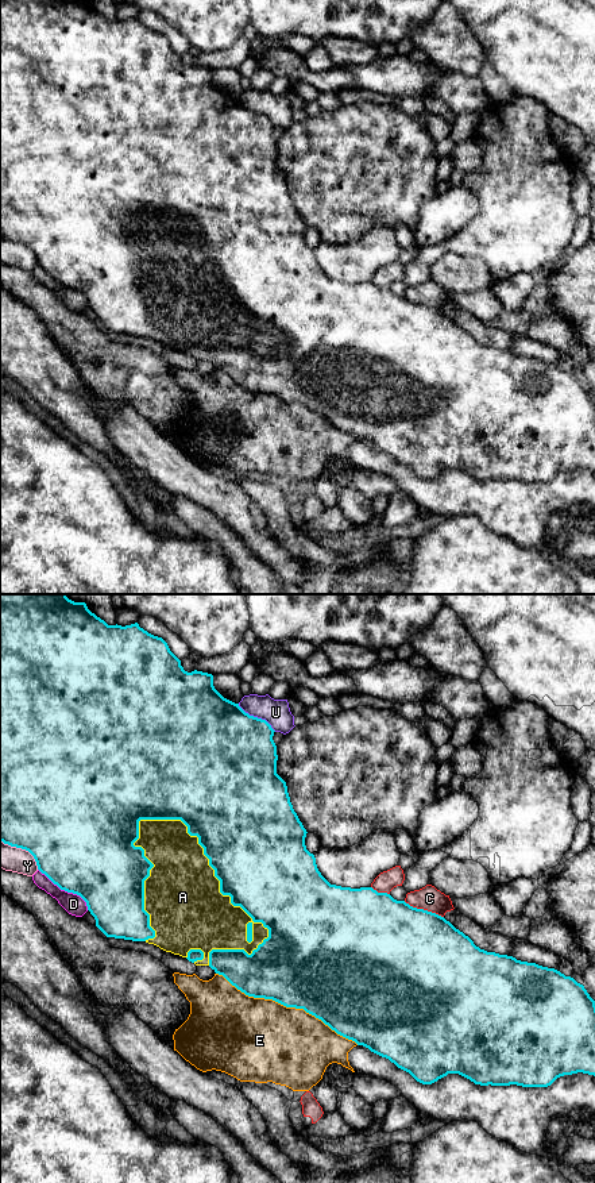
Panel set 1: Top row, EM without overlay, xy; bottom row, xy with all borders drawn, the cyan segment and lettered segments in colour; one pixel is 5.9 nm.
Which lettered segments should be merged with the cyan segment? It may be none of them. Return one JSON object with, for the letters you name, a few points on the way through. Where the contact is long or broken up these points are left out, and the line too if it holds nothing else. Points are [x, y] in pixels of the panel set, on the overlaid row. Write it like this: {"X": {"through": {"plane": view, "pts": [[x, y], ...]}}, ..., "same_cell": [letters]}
{"same_cell": ["A"]}

